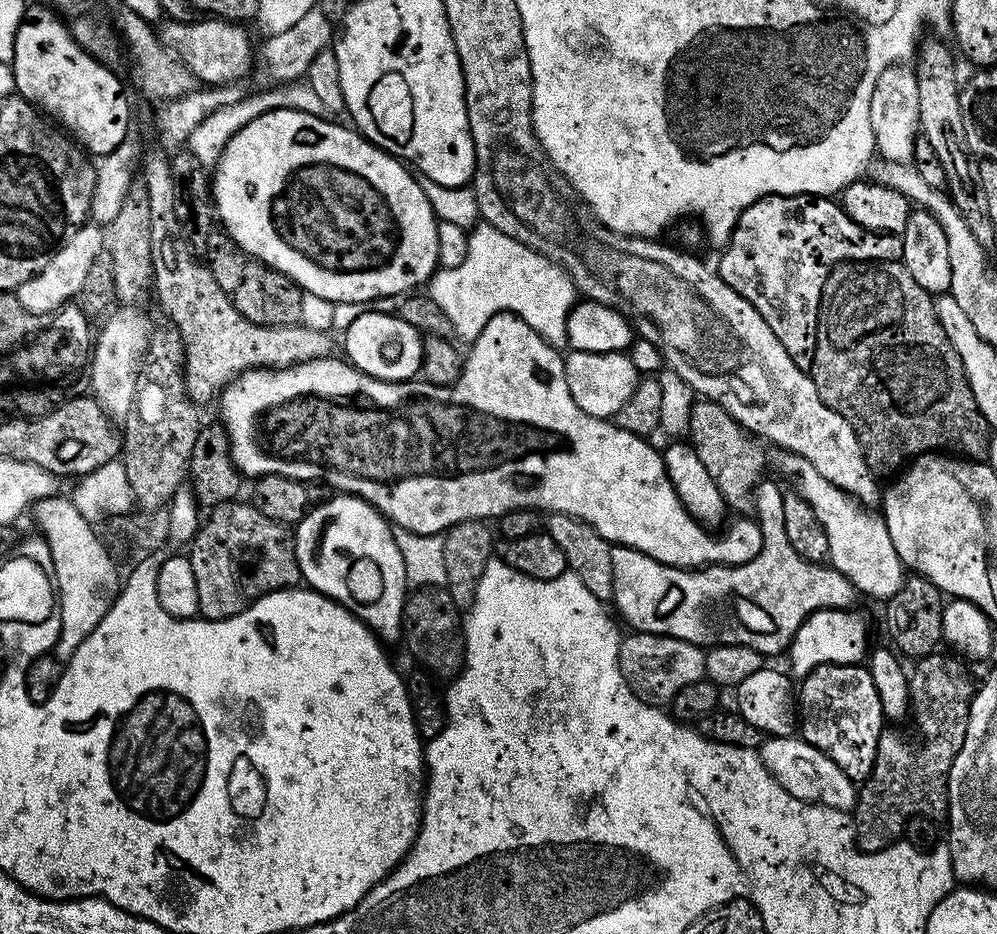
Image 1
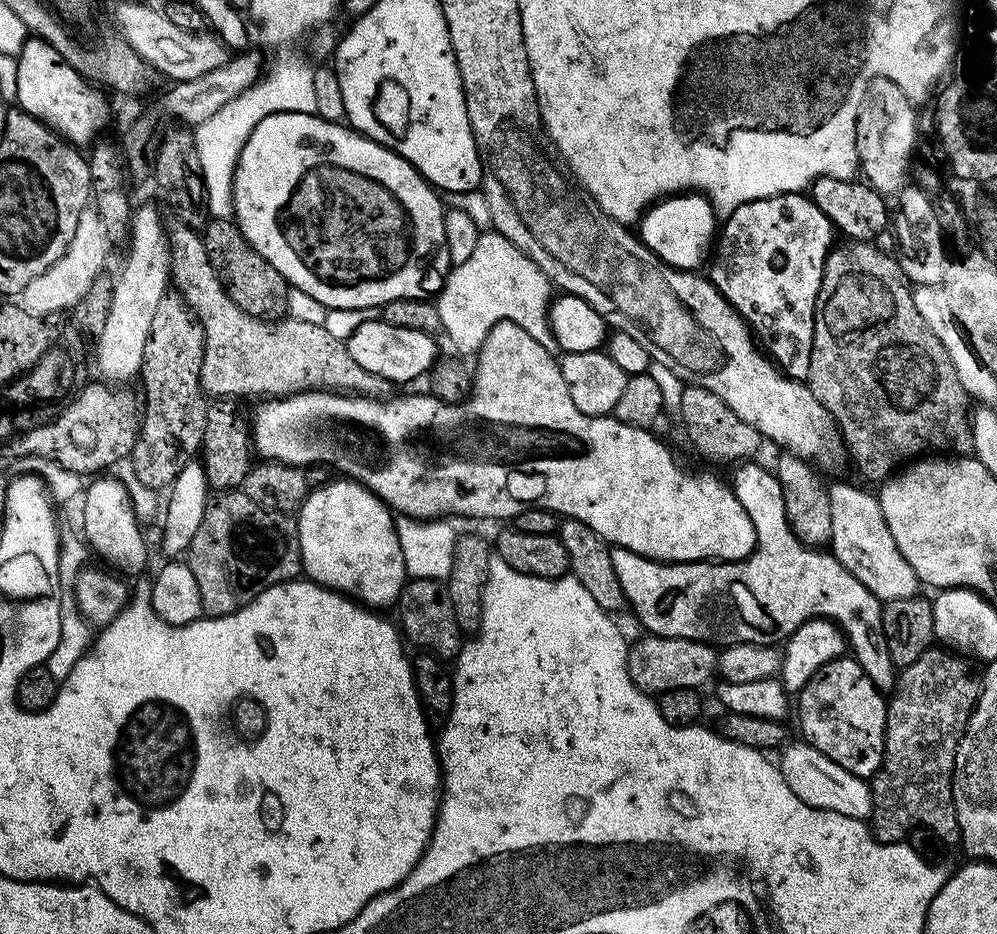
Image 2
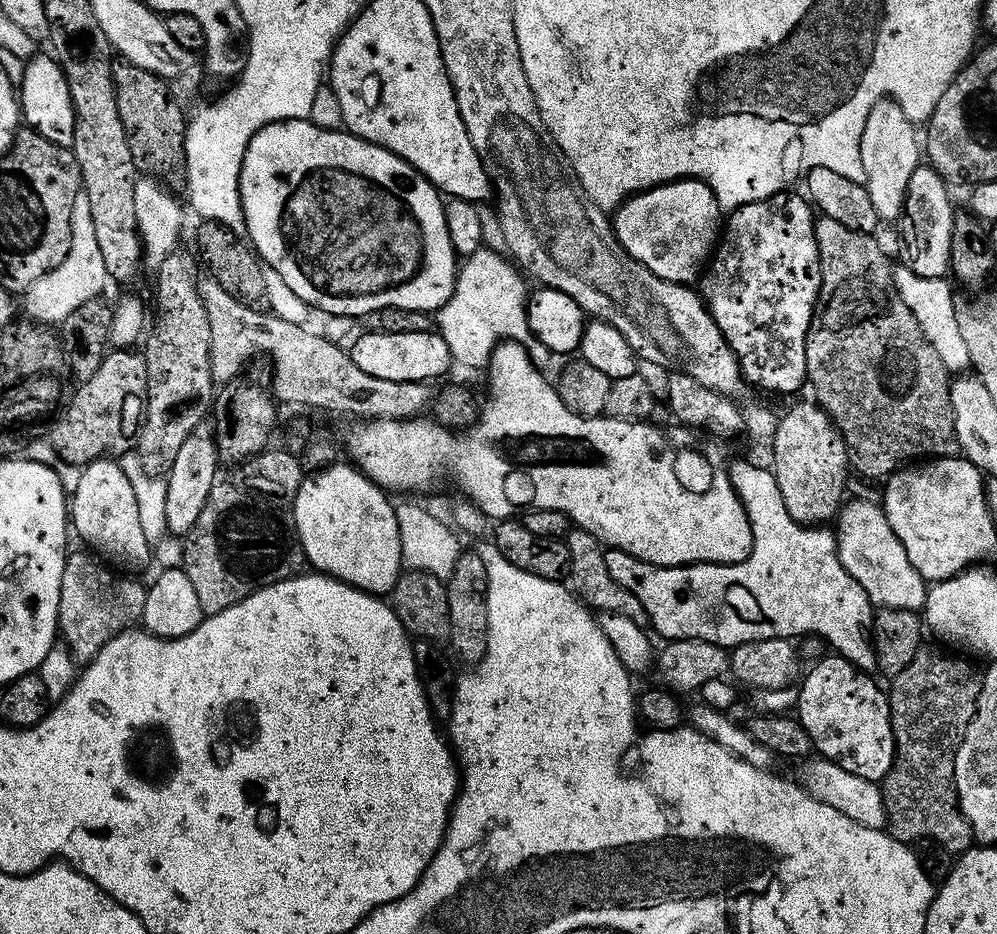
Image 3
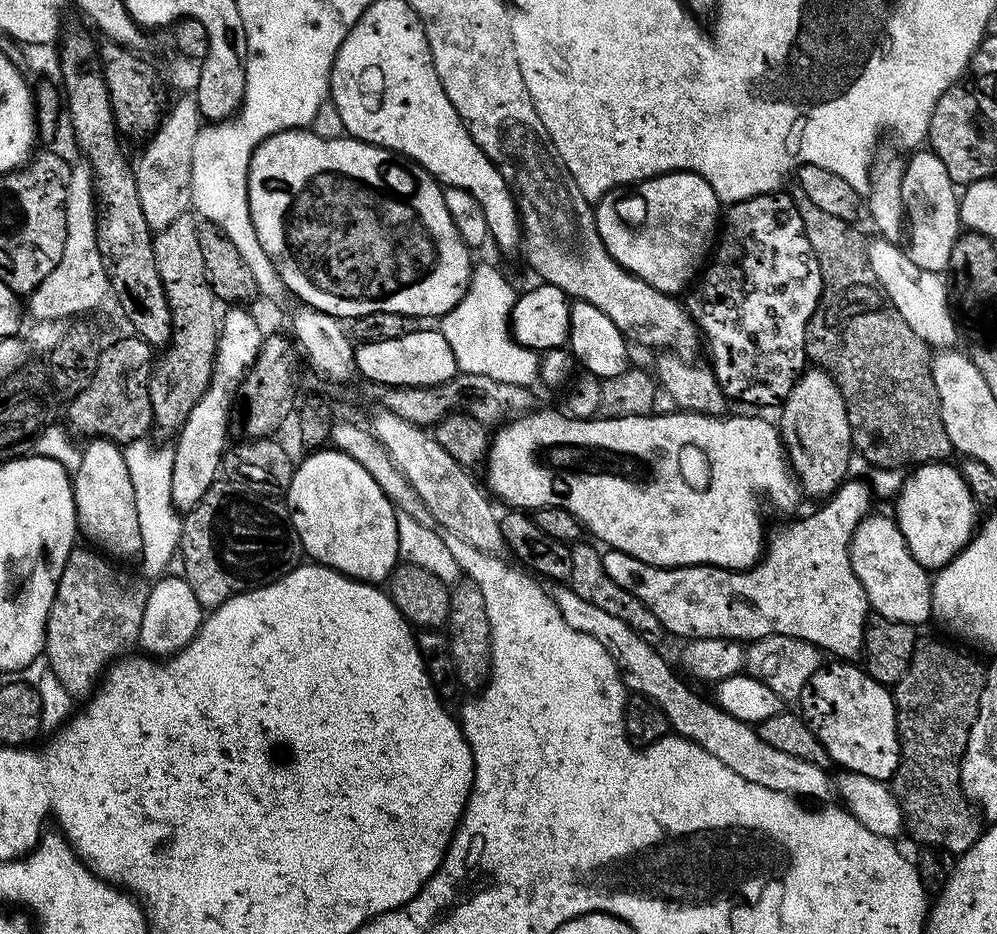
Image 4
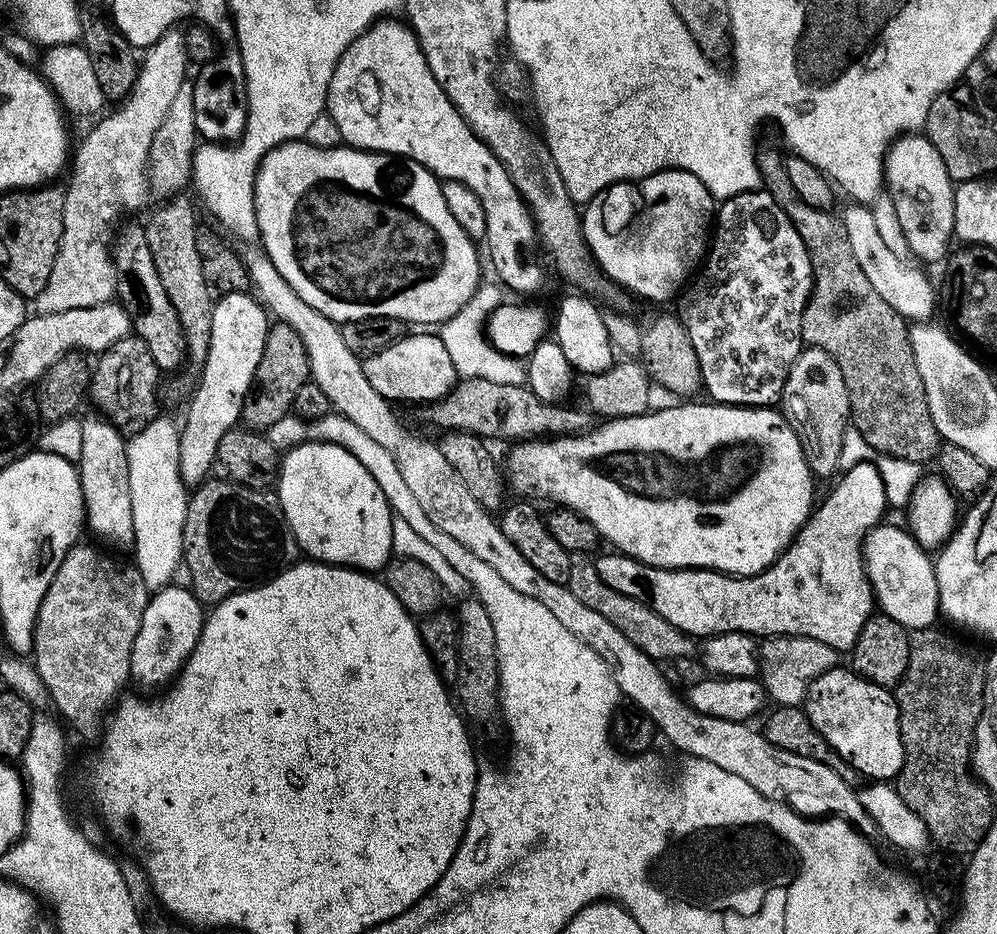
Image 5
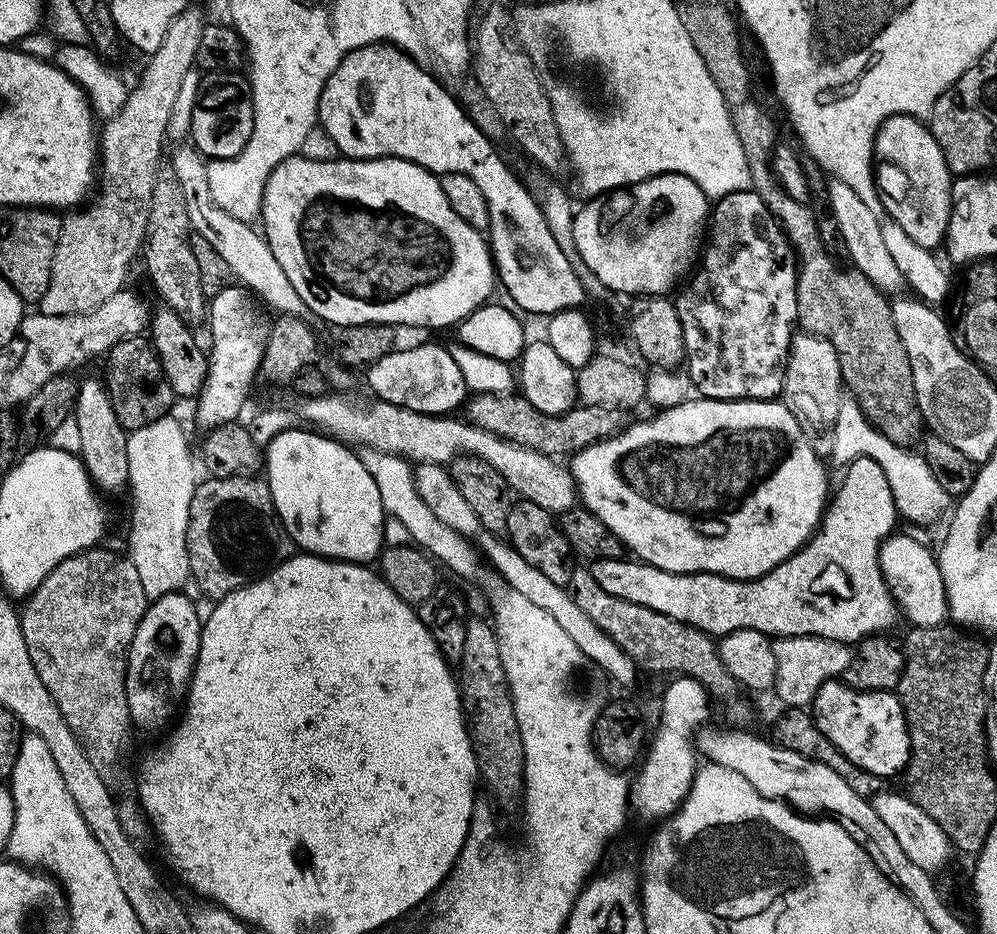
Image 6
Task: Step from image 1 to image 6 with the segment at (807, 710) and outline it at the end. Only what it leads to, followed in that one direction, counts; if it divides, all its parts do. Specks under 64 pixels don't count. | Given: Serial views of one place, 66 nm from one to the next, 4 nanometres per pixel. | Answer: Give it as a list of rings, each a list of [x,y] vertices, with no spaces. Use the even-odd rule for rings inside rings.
[[[843,679],[828,680],[812,699],[810,711],[818,730],[862,770],[881,778],[903,773],[908,767],[910,734],[904,708],[895,691],[859,692]]]

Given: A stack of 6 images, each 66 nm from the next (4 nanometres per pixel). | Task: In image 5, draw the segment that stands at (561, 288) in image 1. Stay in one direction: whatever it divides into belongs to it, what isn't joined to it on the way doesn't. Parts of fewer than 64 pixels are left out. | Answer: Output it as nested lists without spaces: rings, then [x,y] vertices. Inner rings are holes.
[[[481,283],[476,293],[450,318],[445,324],[439,325],[438,335],[442,346],[450,354],[450,362],[454,362],[454,370],[457,377],[473,380],[474,378],[486,378],[486,382],[502,382],[502,386],[514,386],[524,384],[526,380],[526,368],[517,357],[501,356],[493,346],[492,341],[486,335],[486,325],[489,316],[502,302],[502,288],[499,283]]]

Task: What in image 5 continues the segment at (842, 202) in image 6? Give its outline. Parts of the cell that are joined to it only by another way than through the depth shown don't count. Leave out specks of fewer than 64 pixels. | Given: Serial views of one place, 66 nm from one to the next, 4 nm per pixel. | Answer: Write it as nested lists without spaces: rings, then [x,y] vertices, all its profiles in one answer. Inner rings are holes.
[[[849,203],[849,208],[842,212],[844,229],[848,235],[850,248],[854,250],[854,258],[858,258],[858,266],[862,266],[862,274],[870,281],[870,286],[878,294],[878,298],[890,302],[899,316],[908,322],[928,322],[933,319],[932,311],[936,308],[936,292],[932,284],[915,268],[915,263],[898,258],[891,250],[886,250],[883,239],[874,227],[874,214],[871,207]]]

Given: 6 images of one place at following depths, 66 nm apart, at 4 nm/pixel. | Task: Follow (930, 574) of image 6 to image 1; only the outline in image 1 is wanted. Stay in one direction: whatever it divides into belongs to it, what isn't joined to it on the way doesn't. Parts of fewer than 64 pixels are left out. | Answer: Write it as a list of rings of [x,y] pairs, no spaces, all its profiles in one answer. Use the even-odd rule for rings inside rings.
[[[783,450],[777,451],[775,454],[777,455],[777,470],[784,476],[796,476],[795,491],[808,503],[810,510],[814,510],[818,522],[822,522],[822,526],[826,530],[826,538],[830,538],[828,560],[831,567],[837,568],[854,585],[857,593],[864,595],[865,592],[868,596],[877,596],[880,602],[887,601],[889,596],[898,594],[898,590],[906,579],[906,569],[898,558],[898,550],[894,550],[894,542],[890,542],[890,534],[888,527],[884,525],[883,515],[876,513],[875,516],[872,513],[875,511],[865,510],[856,497],[848,496],[842,490],[838,490],[838,486],[834,486],[834,482],[826,482],[826,478],[822,478],[822,474],[818,474],[818,470],[814,470],[814,466],[810,466],[810,462],[806,462],[806,458]]]

